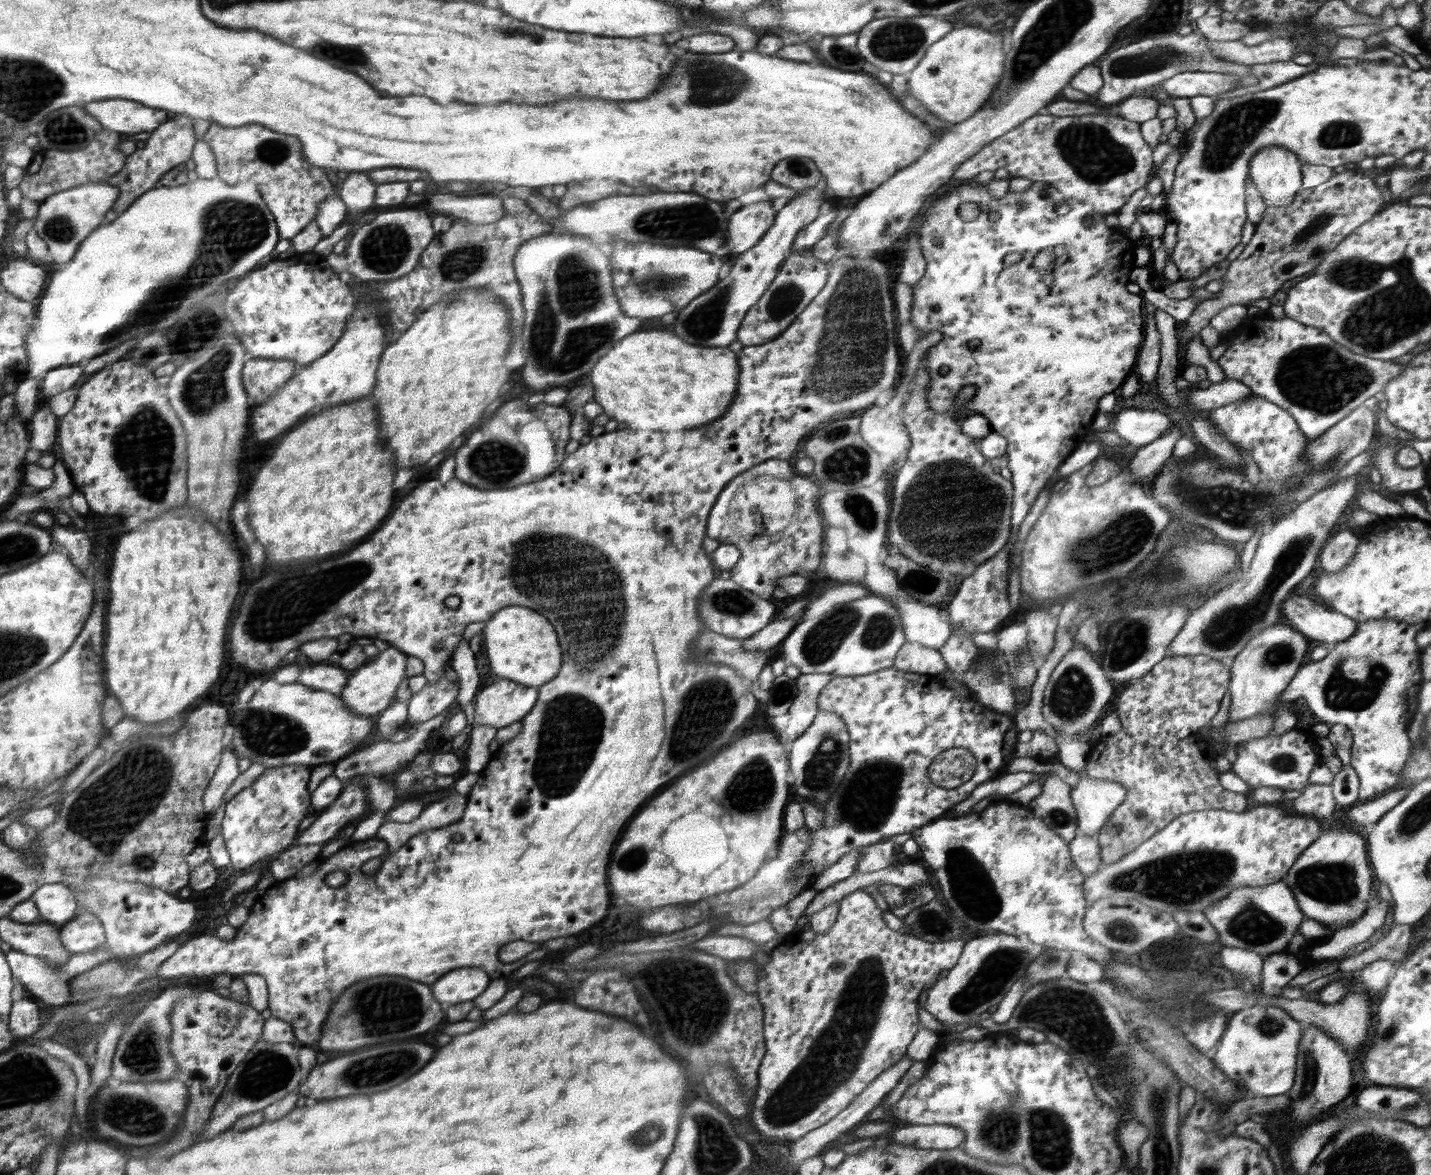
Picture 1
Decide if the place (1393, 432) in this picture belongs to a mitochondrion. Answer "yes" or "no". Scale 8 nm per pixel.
no

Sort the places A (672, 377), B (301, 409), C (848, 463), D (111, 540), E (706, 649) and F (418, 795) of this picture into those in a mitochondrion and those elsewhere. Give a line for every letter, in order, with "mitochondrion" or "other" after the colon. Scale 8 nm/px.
A: other
B: other
C: mitochondrion
D: other
E: mitochondrion
F: other

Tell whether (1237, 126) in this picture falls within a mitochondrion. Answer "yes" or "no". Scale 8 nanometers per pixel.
yes

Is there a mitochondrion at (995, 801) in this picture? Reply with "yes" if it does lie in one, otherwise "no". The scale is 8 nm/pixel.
no

